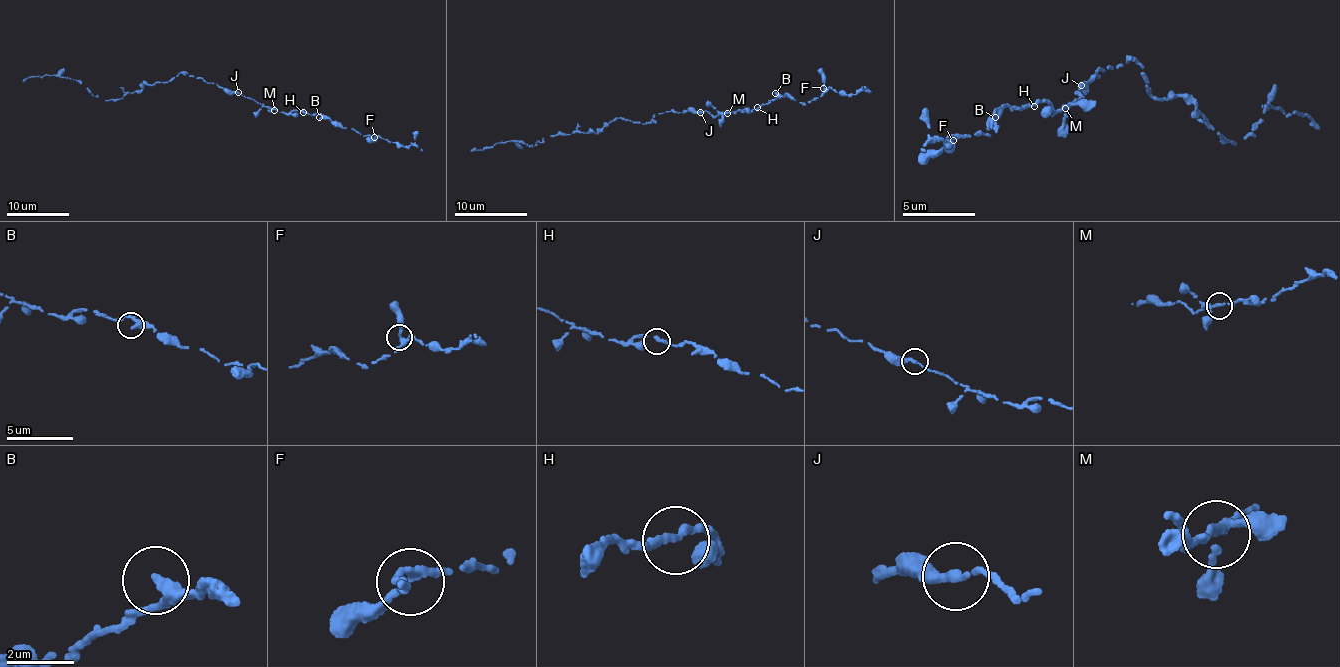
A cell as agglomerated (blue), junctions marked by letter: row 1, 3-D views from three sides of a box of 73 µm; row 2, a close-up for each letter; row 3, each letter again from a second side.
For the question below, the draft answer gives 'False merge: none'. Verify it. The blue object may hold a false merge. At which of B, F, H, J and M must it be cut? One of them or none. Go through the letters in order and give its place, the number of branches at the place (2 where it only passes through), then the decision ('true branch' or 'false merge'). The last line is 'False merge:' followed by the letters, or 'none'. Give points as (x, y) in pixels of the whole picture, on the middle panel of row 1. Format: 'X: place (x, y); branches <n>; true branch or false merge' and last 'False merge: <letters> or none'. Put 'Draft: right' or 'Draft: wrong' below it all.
B: place (775, 93); branches 2; true branch
F: place (823, 88); branches 3; true branch
H: place (757, 107); branches 2; true branch
J: place (700, 112); branches 2; true branch
M: place (727, 113); branches 2; true branch
False merge: none
Draft: right

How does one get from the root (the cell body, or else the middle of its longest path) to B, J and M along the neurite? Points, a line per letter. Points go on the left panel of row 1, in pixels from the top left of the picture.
B: (220, 87), (239, 92), (280, 112), (298, 109), (319, 114), (322, 116), (319, 117)
J: (220, 87), (238, 92)
M: (220, 87), (239, 92), (274, 110)

